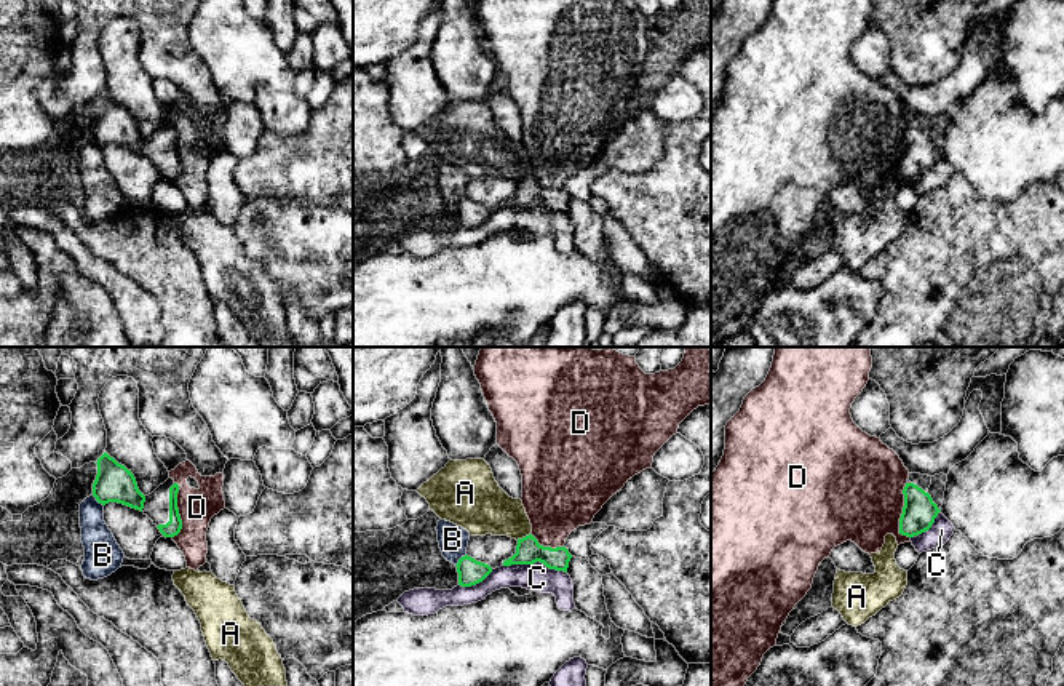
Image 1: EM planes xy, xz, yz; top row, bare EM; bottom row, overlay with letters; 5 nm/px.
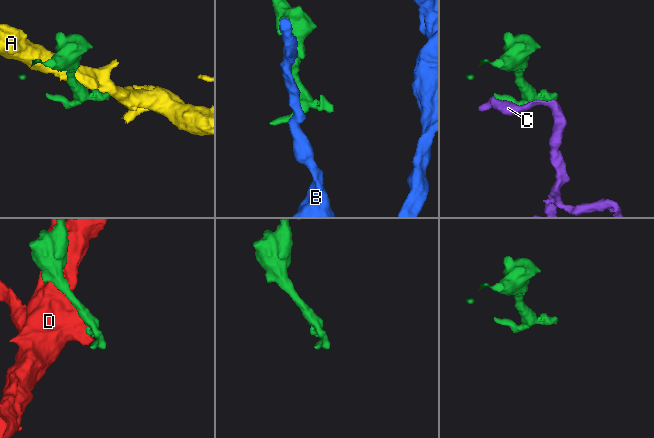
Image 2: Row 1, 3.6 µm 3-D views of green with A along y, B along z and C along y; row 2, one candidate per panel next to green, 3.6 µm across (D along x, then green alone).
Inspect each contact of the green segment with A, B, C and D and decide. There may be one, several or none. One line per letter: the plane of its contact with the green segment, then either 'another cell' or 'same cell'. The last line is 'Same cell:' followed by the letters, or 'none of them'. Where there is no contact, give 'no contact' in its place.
A: xz | another cell
B: xy | another cell
C: xz | another cell
D: yz | another cell
Same cell: none of them

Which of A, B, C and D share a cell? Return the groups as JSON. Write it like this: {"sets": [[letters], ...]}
{"sets": [["A"], ["B"], ["C", "D"]]}

